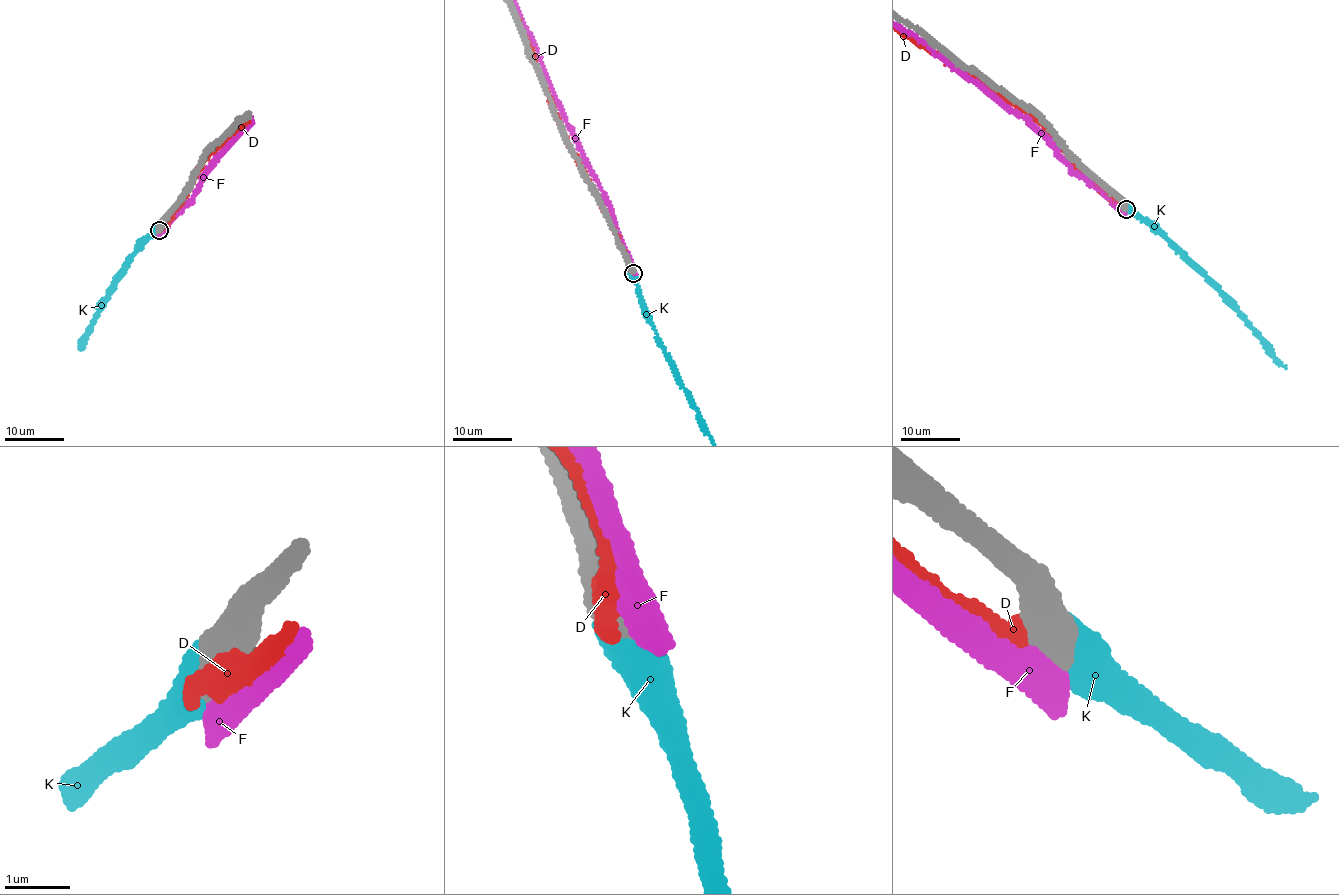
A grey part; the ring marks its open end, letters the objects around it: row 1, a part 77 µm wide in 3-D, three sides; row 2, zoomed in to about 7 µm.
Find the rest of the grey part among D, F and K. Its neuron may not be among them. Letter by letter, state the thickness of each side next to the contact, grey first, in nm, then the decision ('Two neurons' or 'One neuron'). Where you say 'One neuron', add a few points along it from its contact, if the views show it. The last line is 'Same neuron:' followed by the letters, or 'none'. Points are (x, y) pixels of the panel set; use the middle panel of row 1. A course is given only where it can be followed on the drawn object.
D: Thickness 700 nm (grey) against 500 nm. Two neurons
F: Thickness 650 nm (grey) against 600 nm. Two neurons
K: Thickness 700 nm (grey) against 700 nm. One neuron
Same neuron: K

